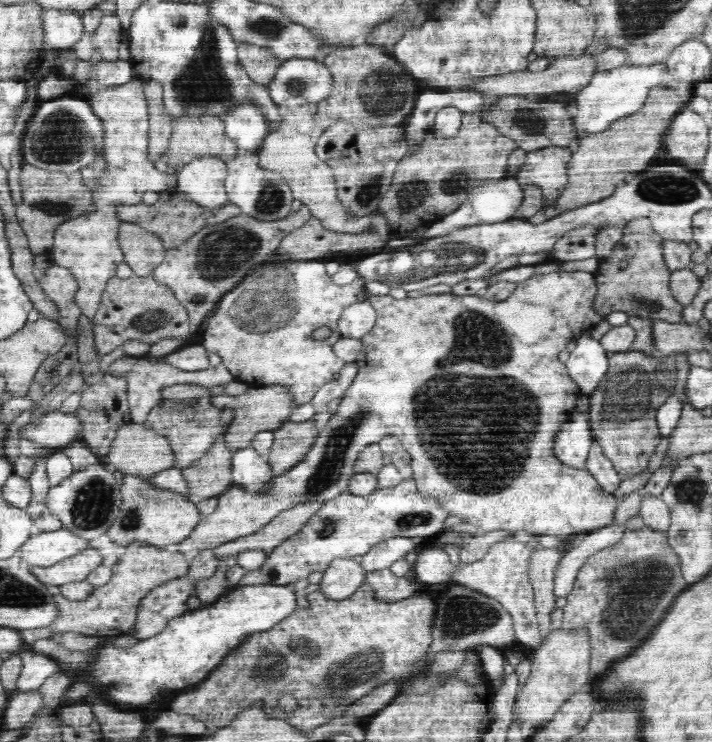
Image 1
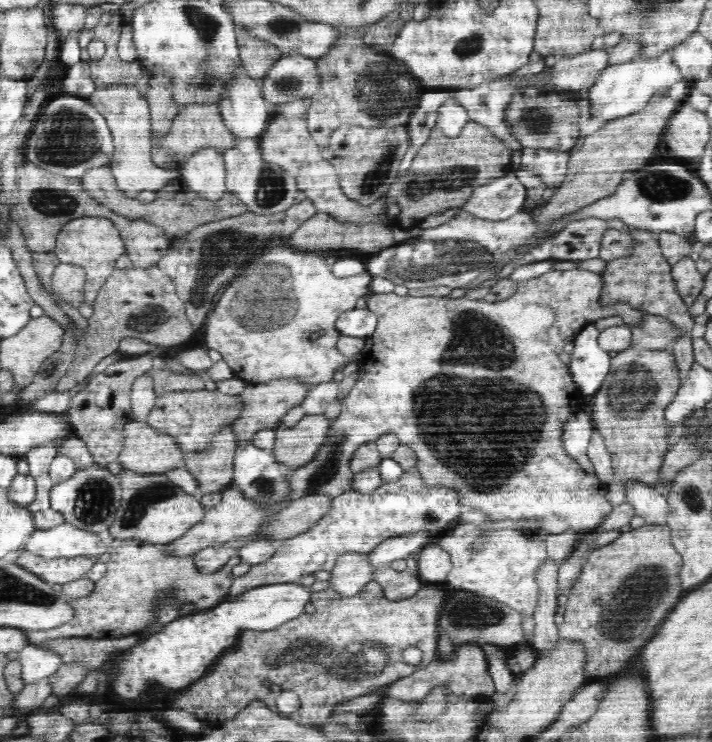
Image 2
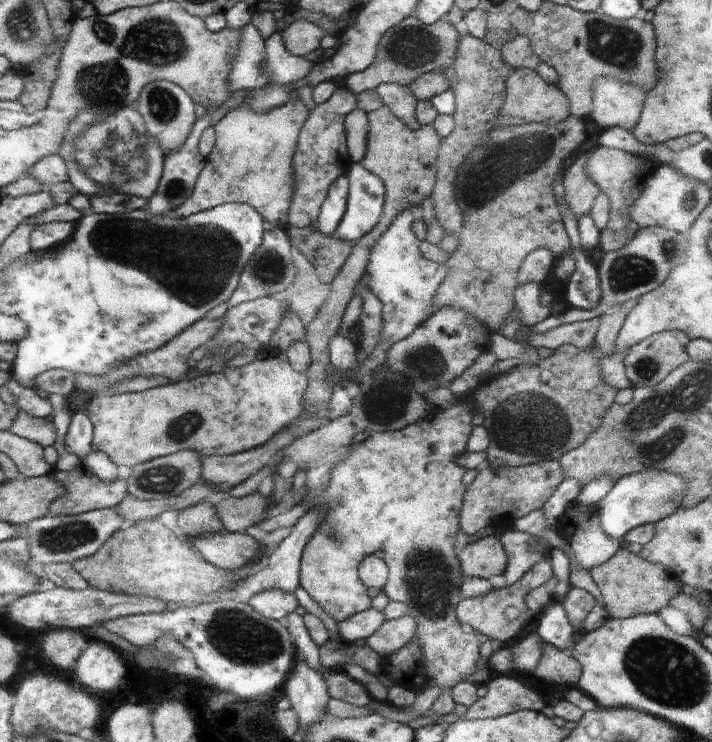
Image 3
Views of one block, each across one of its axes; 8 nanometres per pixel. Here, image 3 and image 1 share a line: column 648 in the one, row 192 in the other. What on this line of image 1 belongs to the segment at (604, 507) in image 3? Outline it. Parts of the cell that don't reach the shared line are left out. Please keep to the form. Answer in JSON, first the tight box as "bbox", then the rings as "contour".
{"bbox":[408,176,523,239],"contour":[[[507,176],[502,179],[492,180],[484,185],[474,188],[469,193],[466,201],[462,203],[457,210],[444,216],[439,222],[432,224],[425,232],[411,232],[408,236],[411,238],[420,236],[426,239],[444,237],[461,230],[463,227],[474,227],[480,224],[495,224],[498,222],[510,221],[515,217],[523,200],[523,188],[520,186],[520,183],[516,181],[515,177]]]}

